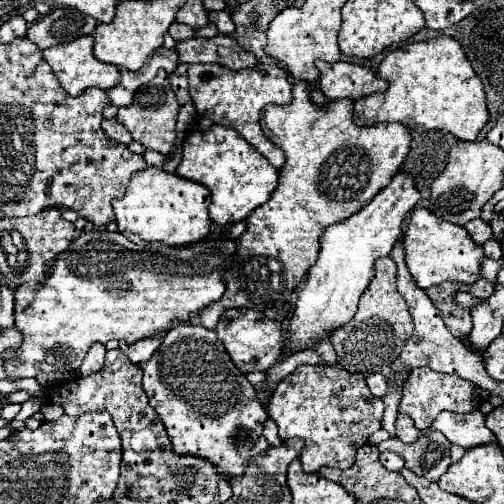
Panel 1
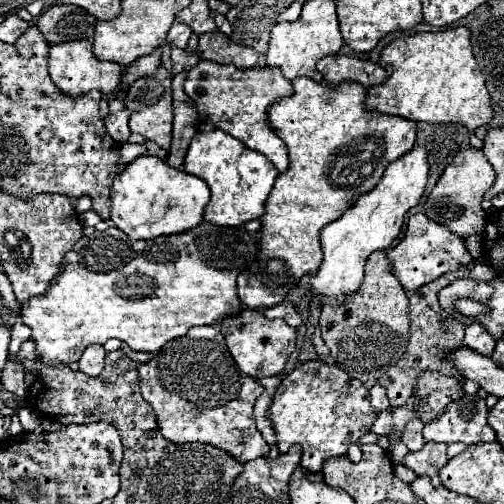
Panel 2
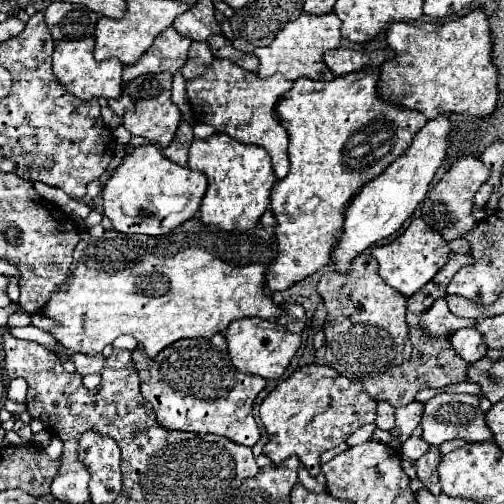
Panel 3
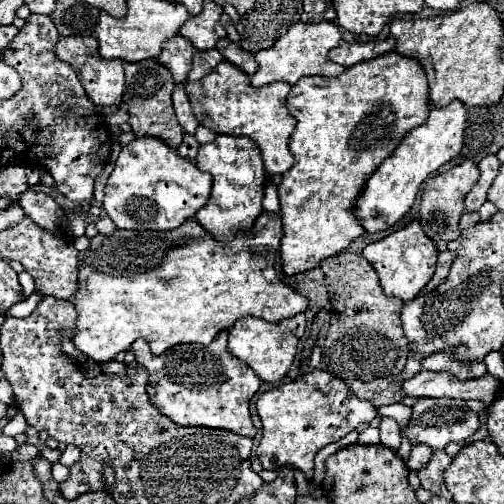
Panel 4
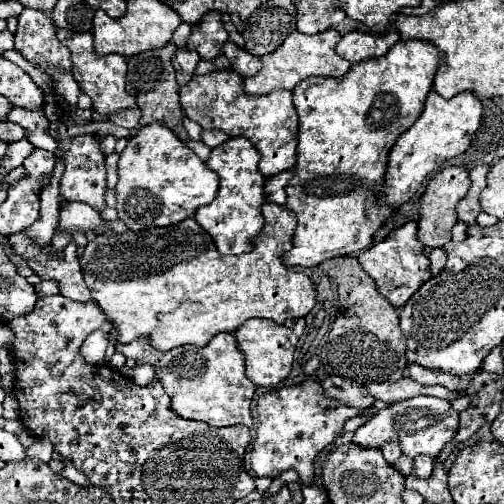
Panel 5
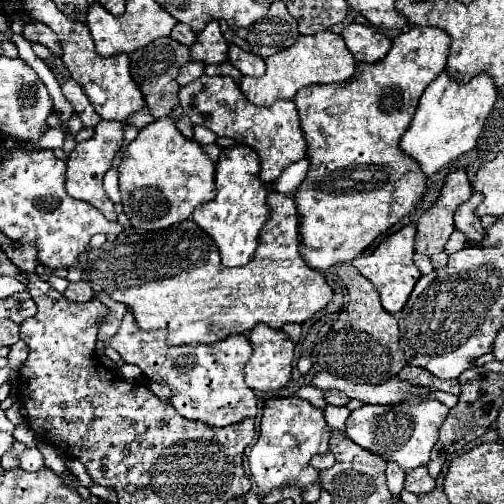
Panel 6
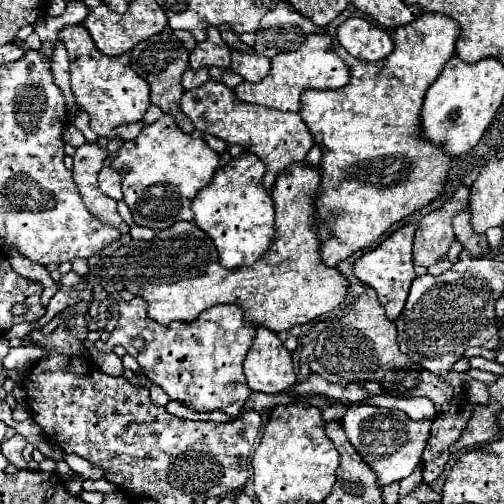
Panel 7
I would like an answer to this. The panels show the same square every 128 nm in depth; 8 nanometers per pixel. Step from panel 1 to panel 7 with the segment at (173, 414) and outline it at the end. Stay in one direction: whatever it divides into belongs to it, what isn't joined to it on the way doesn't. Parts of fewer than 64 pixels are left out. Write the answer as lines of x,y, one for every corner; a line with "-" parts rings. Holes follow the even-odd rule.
132,298
128,302
118,302
120,320
112,330
112,336
104,342
94,342
98,350
110,352
114,346
124,346
130,356
134,356
144,372
154,384
162,386
162,390
170,396
170,400
178,400
196,412
212,412
222,410
230,418
238,418
250,398
252,390
246,384
242,374
242,362
246,352
254,342
256,326
244,322
242,308
236,304
230,306
214,306
198,316
192,324
172,322
170,326
160,326
146,316
146,304
140,298
-
142,338
146,342
142,352
136,352
134,340

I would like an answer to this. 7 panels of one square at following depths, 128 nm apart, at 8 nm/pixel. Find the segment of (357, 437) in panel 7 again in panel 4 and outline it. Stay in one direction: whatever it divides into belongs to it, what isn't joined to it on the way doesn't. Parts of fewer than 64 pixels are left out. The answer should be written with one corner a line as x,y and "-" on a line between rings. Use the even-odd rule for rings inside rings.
424,398
418,400
412,406
412,420
410,426
406,430
406,436
410,438
412,444
416,442
424,442
428,444
432,450
442,450
448,442
462,442
466,438
470,438
478,428
480,428
480,420
478,414
474,414
464,400
454,400
454,398
-
368,426
358,436
358,444
378,444
378,440
380,440
380,432
378,432
378,428
372,428
372,426

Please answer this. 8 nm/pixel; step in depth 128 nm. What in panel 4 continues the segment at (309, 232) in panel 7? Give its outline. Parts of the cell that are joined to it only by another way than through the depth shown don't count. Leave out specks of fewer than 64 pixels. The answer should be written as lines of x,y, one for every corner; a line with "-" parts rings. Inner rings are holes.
268,212
256,220
250,234
242,232
230,242
216,240
194,218
188,218
182,226
168,232
114,230
108,236
98,234
90,240
90,248
82,252
78,262
78,292
70,298
78,314
72,344
94,362
106,362
114,360
114,356
124,352
136,338
144,338
158,356
182,342
210,344
218,332
228,330
240,316
280,322
304,312
308,300
284,284
280,270
276,272
274,256
278,256
280,238
282,220
278,214

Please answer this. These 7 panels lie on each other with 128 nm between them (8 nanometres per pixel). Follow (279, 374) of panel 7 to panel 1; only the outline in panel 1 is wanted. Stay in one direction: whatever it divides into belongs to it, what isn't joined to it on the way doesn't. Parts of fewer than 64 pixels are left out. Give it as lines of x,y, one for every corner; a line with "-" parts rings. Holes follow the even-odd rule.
236,308
236,310
228,310
220,316
218,326
214,328
218,340
224,344
226,352
230,354
232,362
238,366
240,372
254,372
254,370
262,370
266,372
268,368
272,368
280,356
282,356
282,346
284,346
284,338
282,338
282,328
278,320
268,320
262,312
252,310
252,308

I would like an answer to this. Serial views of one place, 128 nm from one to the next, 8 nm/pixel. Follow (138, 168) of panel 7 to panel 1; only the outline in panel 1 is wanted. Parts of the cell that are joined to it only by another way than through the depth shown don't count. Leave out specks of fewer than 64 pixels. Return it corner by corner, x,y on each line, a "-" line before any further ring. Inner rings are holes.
150,166
144,172
138,172
128,184
124,198
114,200
114,214
118,230
132,242
164,242
168,246
188,246
210,236
210,218
208,218
210,196
200,184
192,184
176,174
168,174
162,168

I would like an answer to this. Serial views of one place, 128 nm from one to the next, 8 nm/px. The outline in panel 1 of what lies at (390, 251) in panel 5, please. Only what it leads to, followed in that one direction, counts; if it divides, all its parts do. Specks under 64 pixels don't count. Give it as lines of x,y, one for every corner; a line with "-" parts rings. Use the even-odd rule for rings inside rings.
414,208
404,234
404,250
408,270
420,288
430,288
442,282
474,284
482,278
482,260
486,258
482,244
476,244
464,226
440,220
428,208

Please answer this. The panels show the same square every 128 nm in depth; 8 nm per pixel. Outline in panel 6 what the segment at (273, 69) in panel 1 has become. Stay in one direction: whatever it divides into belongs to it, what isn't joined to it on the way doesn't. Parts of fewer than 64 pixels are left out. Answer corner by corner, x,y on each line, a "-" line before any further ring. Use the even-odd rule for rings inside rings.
200,76
198,80
186,84
180,88
180,106
192,120
192,124
200,124
210,128
216,136
228,136
244,142
246,146
254,148
260,156
260,162
264,166
264,172
260,174
262,182
270,184
274,182
280,172
302,160
306,156
306,144
304,134
300,130
298,110
292,100
276,100
272,106
254,106
244,98
240,92
240,86
230,76

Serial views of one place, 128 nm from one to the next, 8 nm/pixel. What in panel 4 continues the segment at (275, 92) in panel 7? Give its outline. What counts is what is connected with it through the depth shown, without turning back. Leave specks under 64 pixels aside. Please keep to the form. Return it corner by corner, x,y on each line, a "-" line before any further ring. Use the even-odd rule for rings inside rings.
296,22
290,26
290,30
274,44
270,46
266,52
260,50
256,52
256,62
258,62
258,70
252,76
252,86
264,86
270,84
272,80
286,80
288,84
296,84
302,76
340,76
344,72
344,68
340,68
340,64
332,64
332,60
328,60
328,52
338,46
342,40
340,36
340,28
334,22
318,22
318,24
308,24
308,22

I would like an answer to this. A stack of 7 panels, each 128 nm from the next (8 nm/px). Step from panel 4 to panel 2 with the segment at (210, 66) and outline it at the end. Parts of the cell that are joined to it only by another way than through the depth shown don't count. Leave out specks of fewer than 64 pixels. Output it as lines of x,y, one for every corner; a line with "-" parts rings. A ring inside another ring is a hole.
172,48
170,58
172,58
172,72
174,72
174,74
178,74
178,72
182,72
182,70
186,70
186,68
192,68
192,66
200,60
200,58
196,56
196,52
188,54
186,50
180,50
180,48

